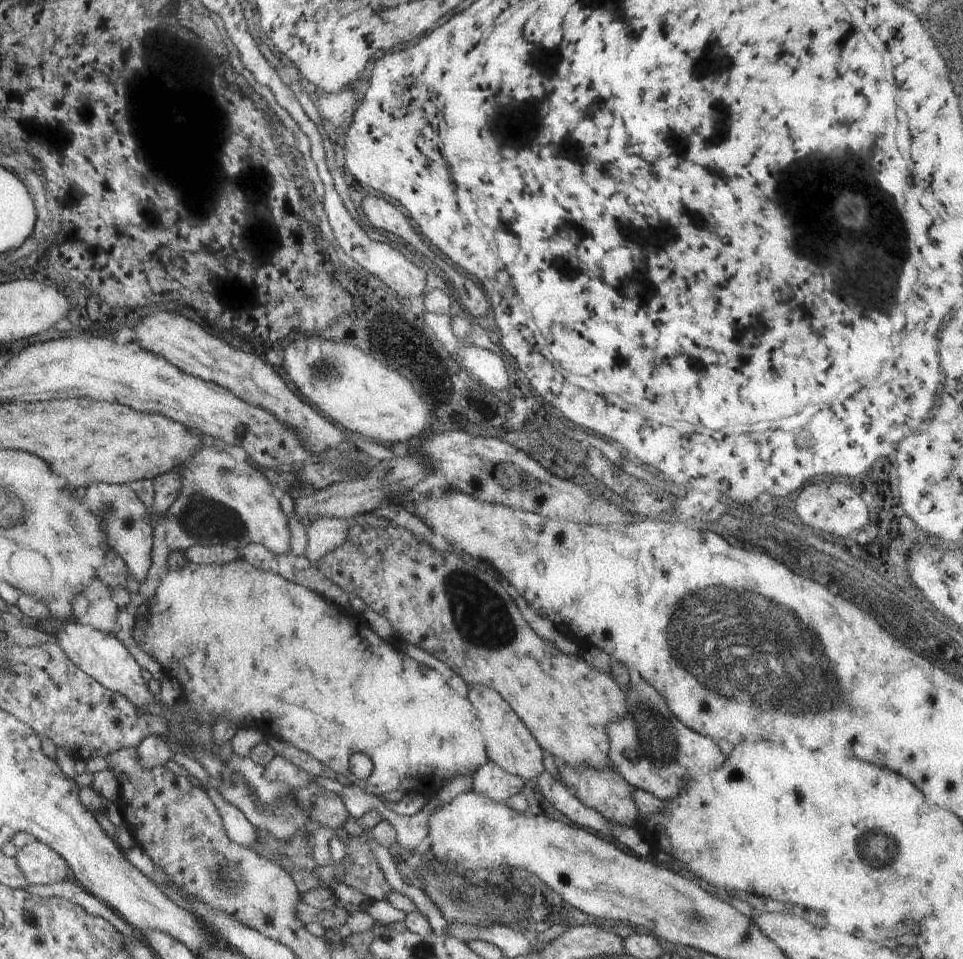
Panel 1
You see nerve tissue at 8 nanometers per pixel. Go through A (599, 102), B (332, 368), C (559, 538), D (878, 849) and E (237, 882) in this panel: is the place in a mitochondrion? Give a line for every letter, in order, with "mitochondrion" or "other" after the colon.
A: other
B: mitochondrion
C: other
D: mitochondrion
E: mitochondrion

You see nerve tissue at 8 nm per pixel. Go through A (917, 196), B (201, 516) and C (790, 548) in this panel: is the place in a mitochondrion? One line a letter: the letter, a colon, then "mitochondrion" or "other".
A: other
B: mitochondrion
C: other

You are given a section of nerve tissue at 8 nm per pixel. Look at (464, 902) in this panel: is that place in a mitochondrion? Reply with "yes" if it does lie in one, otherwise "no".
yes

